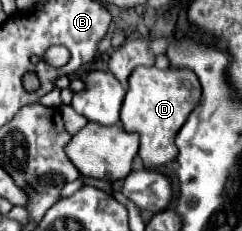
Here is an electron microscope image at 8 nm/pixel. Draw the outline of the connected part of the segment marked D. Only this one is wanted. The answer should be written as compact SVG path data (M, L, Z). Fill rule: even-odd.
M139 67L129 77L129 89L121 107L121 123L127 131L137 131L141 137L139 157L147 169L165 165L175 159L175 135L187 121L189 113L201 101L201 85L193 71L189 69L157 69L157 67ZM189 79L197 89L197 101L185 101L193 91L185 89L183 81Z

